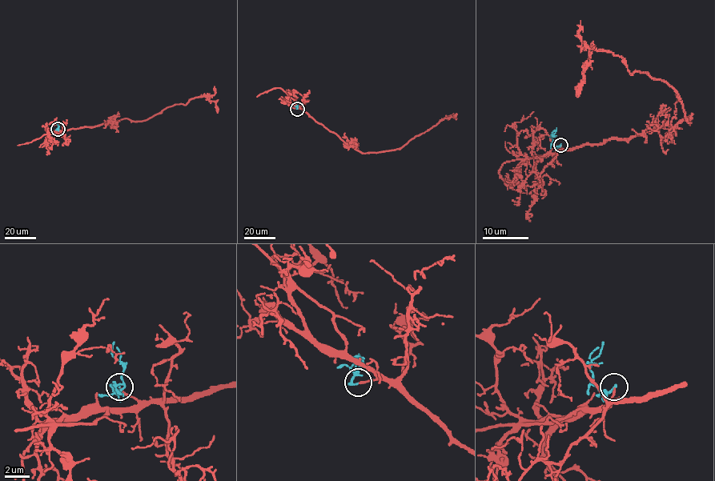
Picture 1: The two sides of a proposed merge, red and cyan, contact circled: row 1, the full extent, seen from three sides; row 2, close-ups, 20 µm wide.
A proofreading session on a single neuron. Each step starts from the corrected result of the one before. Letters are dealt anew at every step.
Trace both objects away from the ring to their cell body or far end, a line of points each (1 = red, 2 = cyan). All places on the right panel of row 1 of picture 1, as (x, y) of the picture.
1: (561, 145), (629, 139), (692, 114), (690, 123), (666, 82), (632, 74), (619, 56), (594, 48), (576, 97)
2: (561, 145), (555, 146), (552, 139), (552, 134), (556, 127)

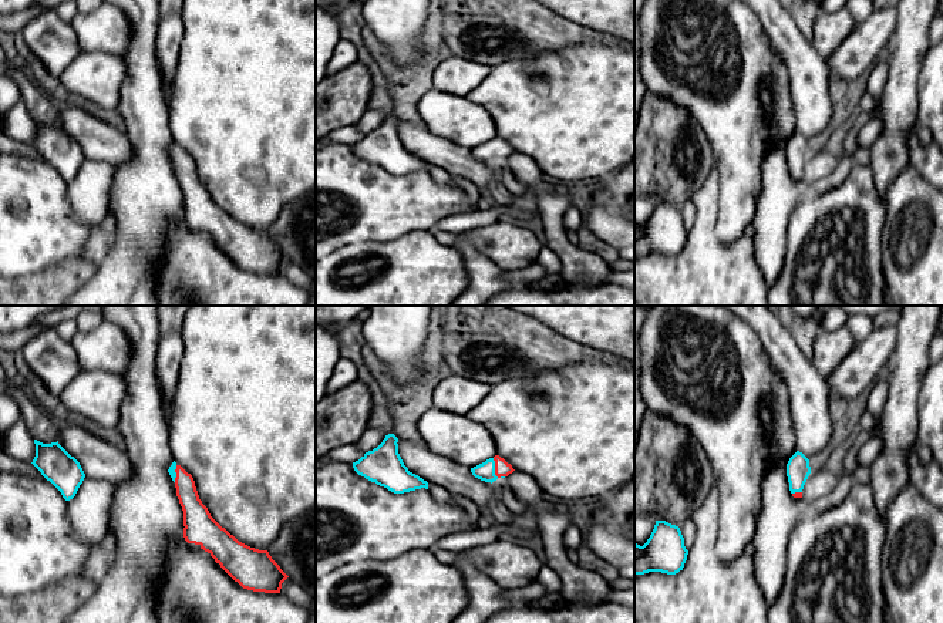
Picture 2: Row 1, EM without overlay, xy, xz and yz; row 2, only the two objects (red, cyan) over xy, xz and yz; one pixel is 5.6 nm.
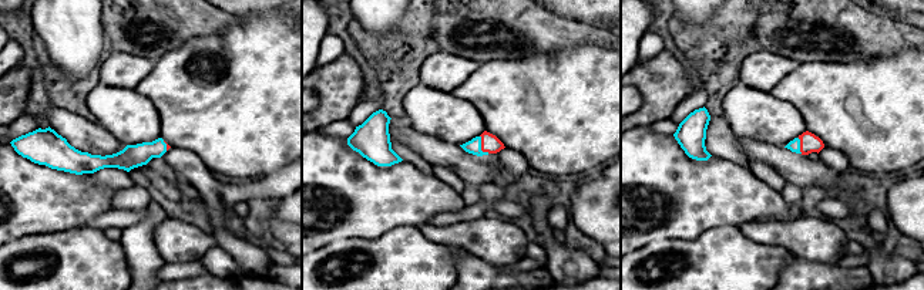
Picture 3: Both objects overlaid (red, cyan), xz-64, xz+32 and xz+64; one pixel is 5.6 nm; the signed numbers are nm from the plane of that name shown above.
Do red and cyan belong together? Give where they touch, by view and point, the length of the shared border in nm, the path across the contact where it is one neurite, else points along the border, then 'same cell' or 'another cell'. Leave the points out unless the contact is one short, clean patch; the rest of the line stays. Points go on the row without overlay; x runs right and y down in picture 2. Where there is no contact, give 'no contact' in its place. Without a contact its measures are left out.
meets red in xz at (495, 152); contact 130 nm long; runs through xz (502, 150), (495, 152), (485, 152); same cell

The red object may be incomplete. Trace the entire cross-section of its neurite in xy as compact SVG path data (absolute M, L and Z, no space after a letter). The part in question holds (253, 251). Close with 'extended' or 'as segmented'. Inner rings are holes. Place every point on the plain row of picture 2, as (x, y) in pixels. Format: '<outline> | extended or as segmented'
M175 142L168 151L175 164L176 178L183 192L183 219L188 225L199 226L208 233L216 245L243 270L265 275L280 275L282 265L289 259L280 247L272 240L267 232L259 232L239 223L225 209L222 209L209 195L208 189L199 181L195 162Z | extended

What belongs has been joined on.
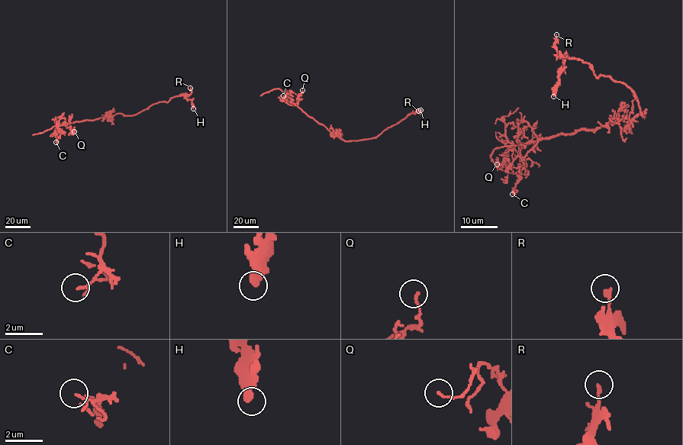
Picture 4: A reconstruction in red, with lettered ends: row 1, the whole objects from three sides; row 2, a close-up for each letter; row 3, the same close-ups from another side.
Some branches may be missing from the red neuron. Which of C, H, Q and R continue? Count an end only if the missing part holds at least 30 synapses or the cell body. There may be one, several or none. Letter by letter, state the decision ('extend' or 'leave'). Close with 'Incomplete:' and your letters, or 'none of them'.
C: leave
H: leave
Q: leave
R: leave
Incomplete: none of them

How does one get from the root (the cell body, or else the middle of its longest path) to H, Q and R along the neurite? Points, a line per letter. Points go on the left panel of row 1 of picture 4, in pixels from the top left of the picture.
H: (113, 114), (135, 115), (153, 104), (167, 102), (172, 97), (182, 95), (191, 100), (193, 108)
Q: (113, 114), (69, 123), (70, 130), (74, 131)
R: (113, 114), (136, 114), (158, 102), (167, 102), (175, 96), (190, 95), (190, 88)

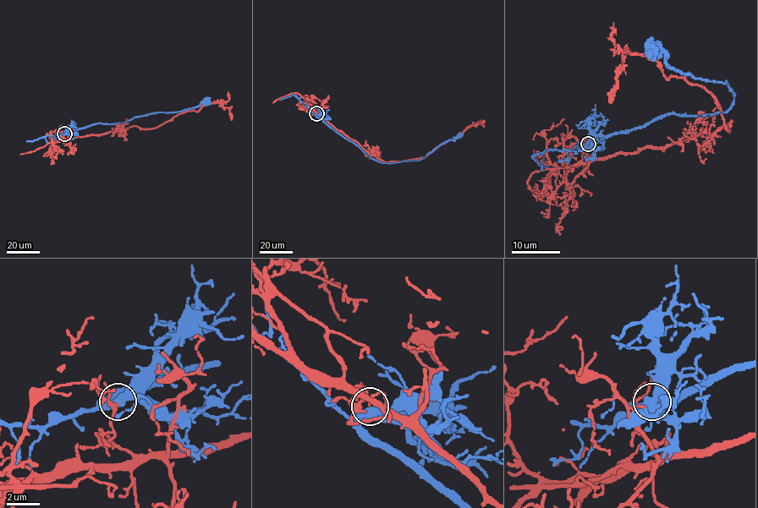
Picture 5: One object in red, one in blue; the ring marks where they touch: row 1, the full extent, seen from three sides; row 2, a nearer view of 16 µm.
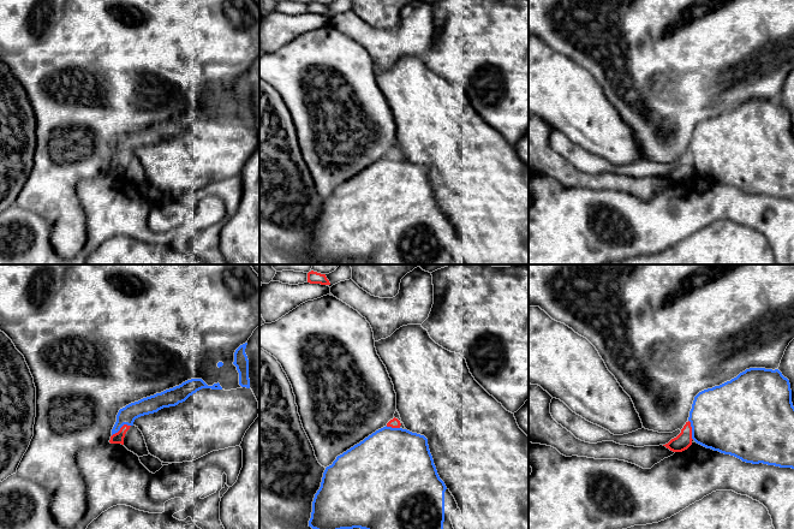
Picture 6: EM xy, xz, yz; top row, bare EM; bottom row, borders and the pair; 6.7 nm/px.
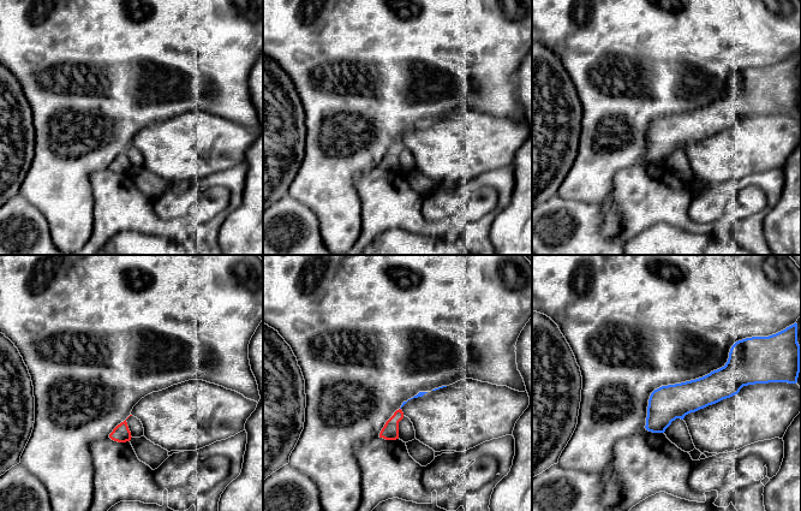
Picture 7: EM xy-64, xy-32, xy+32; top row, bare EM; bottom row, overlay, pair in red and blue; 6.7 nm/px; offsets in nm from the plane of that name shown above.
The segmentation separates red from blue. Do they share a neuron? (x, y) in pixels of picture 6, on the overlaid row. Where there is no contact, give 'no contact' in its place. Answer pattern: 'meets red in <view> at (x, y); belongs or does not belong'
meets red in xy at (120, 428); does not belong

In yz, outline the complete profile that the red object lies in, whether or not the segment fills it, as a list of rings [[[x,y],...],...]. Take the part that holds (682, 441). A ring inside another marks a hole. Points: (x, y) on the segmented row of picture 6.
[[[688,421],[681,429],[681,433],[663,446],[673,452],[682,452],[692,445],[692,440],[692,427],[691,422]]]

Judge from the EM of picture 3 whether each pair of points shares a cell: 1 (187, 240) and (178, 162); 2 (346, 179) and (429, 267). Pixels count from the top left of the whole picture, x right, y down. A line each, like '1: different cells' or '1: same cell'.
1: different cells
2: different cells

